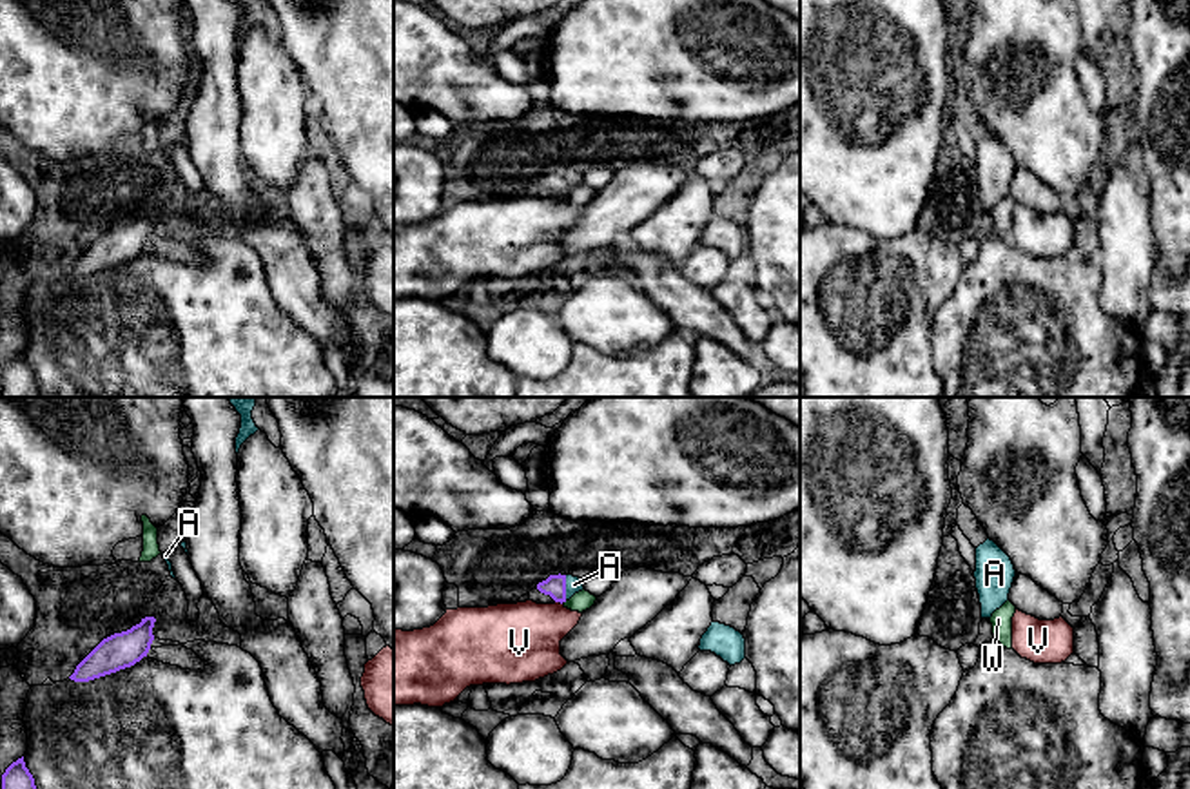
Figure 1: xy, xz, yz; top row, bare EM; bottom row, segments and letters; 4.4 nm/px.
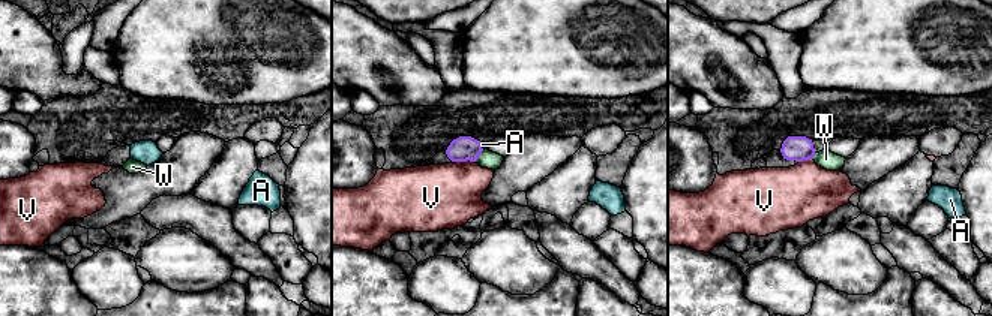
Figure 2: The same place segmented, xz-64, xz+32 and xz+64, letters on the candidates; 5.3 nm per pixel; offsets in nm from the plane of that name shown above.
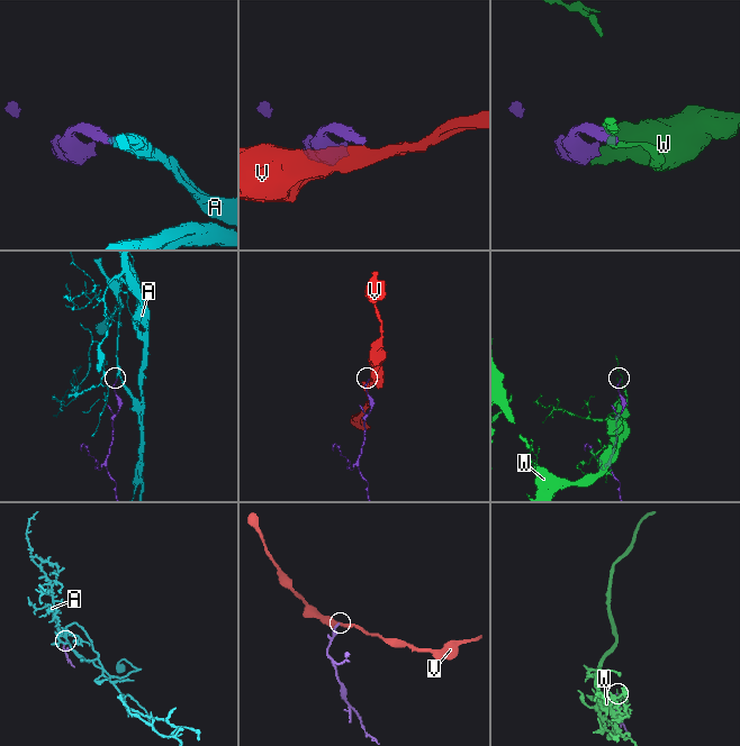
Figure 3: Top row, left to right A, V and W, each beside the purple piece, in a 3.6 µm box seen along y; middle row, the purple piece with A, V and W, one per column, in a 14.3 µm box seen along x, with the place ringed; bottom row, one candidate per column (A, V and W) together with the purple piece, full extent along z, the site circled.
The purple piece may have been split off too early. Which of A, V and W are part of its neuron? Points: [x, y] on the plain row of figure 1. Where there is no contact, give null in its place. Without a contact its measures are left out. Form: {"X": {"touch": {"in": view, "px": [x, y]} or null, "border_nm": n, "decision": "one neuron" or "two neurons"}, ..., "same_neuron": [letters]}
{"A": {"touch": {"in": "xz", "px": [565, 182]}, "border_nm": 110, "decision": "one neuron"}, "V": {"touch": {"in": "xz", "px": [559, 194]}, "border_nm": 40, "decision": "two neurons"}, "W": {"touch": {"in": "xz", "px": [563, 194]}, "border_nm": 30, "decision": "two neurons"}, "same_neuron": ["A"]}

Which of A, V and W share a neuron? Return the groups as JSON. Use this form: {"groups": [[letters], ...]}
{"groups": [["A"], ["V"], ["W"]]}

